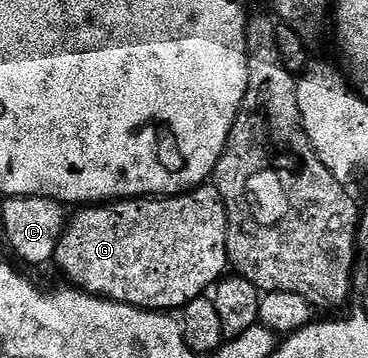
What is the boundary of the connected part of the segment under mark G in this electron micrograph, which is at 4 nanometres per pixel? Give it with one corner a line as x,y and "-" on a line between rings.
202,186
186,192
180,196
163,196
160,198
134,198
131,200
118,200
106,202
100,206
85,206
80,209
77,217
70,219
65,225
65,233
57,247
55,264
61,267
68,283
90,296
99,296
103,300
114,300
120,304
129,304
132,308
148,308
150,310
173,310
169,308
184,309
191,301
204,297
226,275
230,267
229,251
227,250
227,234
229,233
229,219
225,213
225,203
221,201
219,190
215,186

